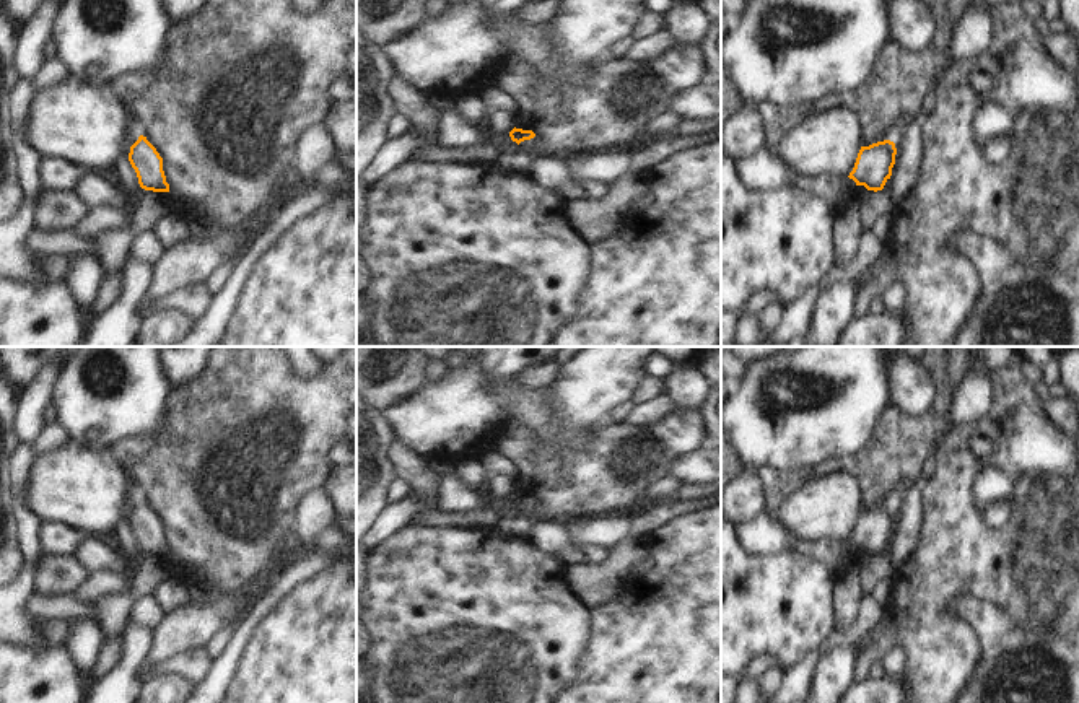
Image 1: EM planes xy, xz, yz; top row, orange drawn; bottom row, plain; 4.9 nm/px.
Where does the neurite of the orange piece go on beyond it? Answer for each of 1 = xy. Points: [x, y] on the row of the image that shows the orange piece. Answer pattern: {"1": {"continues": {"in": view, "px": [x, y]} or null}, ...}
{"1": {"continues": null}}

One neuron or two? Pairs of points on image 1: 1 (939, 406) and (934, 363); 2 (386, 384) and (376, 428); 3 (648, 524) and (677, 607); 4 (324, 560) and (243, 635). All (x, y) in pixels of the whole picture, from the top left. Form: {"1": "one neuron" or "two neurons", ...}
{"1": "one neuron", "2": "two neurons", "3": "two neurons", "4": "one neuron"}

